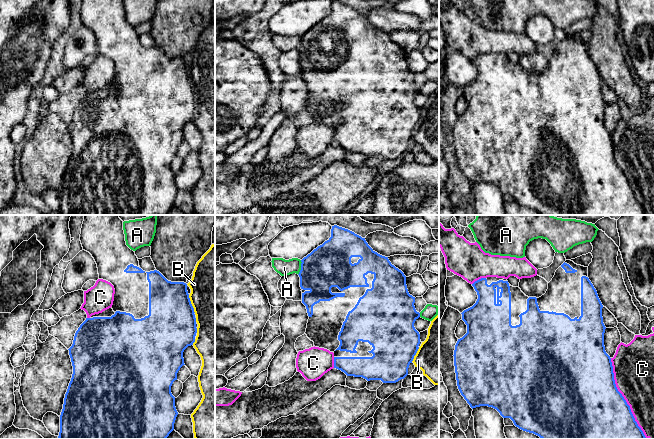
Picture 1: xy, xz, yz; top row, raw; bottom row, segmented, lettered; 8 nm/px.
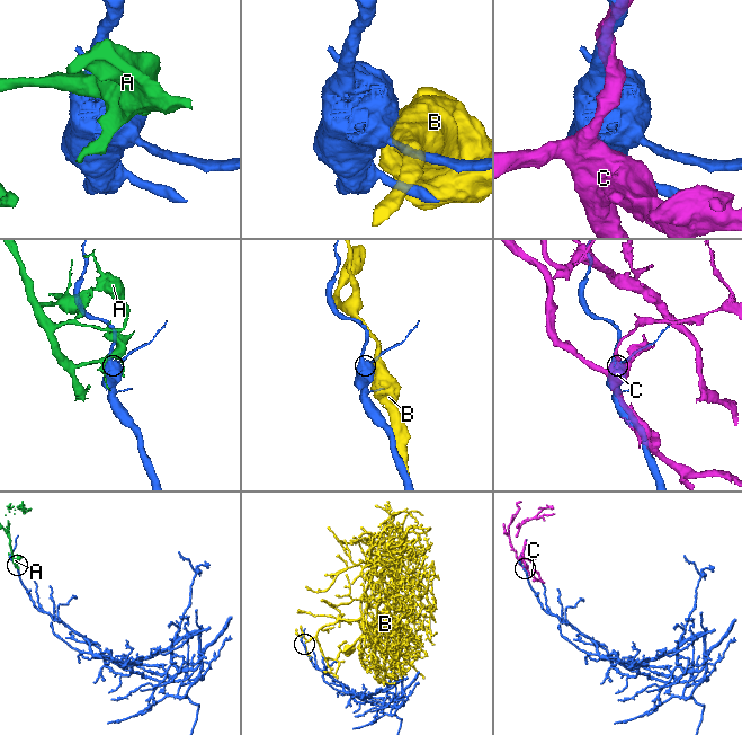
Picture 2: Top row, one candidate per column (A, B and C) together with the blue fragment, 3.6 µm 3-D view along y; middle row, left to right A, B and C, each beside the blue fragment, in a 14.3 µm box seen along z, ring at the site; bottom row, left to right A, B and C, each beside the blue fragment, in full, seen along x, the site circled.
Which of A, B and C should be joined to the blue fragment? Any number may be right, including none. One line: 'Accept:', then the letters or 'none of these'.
Accept: none of these

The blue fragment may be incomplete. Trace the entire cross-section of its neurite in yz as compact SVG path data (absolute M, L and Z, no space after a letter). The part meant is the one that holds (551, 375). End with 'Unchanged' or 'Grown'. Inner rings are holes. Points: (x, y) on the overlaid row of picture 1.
M566 260L548 283L546 293L539 298L526 296L519 287L511 286L504 278L481 278L472 286L477 292L478 299L472 307L461 313L462 320L467 325L467 333L458 339L453 355L458 389L472 409L480 406L492 407L503 418L510 418L519 429L533 433L541 439L646 439L635 421L630 406L616 387L611 358L604 346L606 327L602 317L603 305L588 278L588 267Z. Grown

